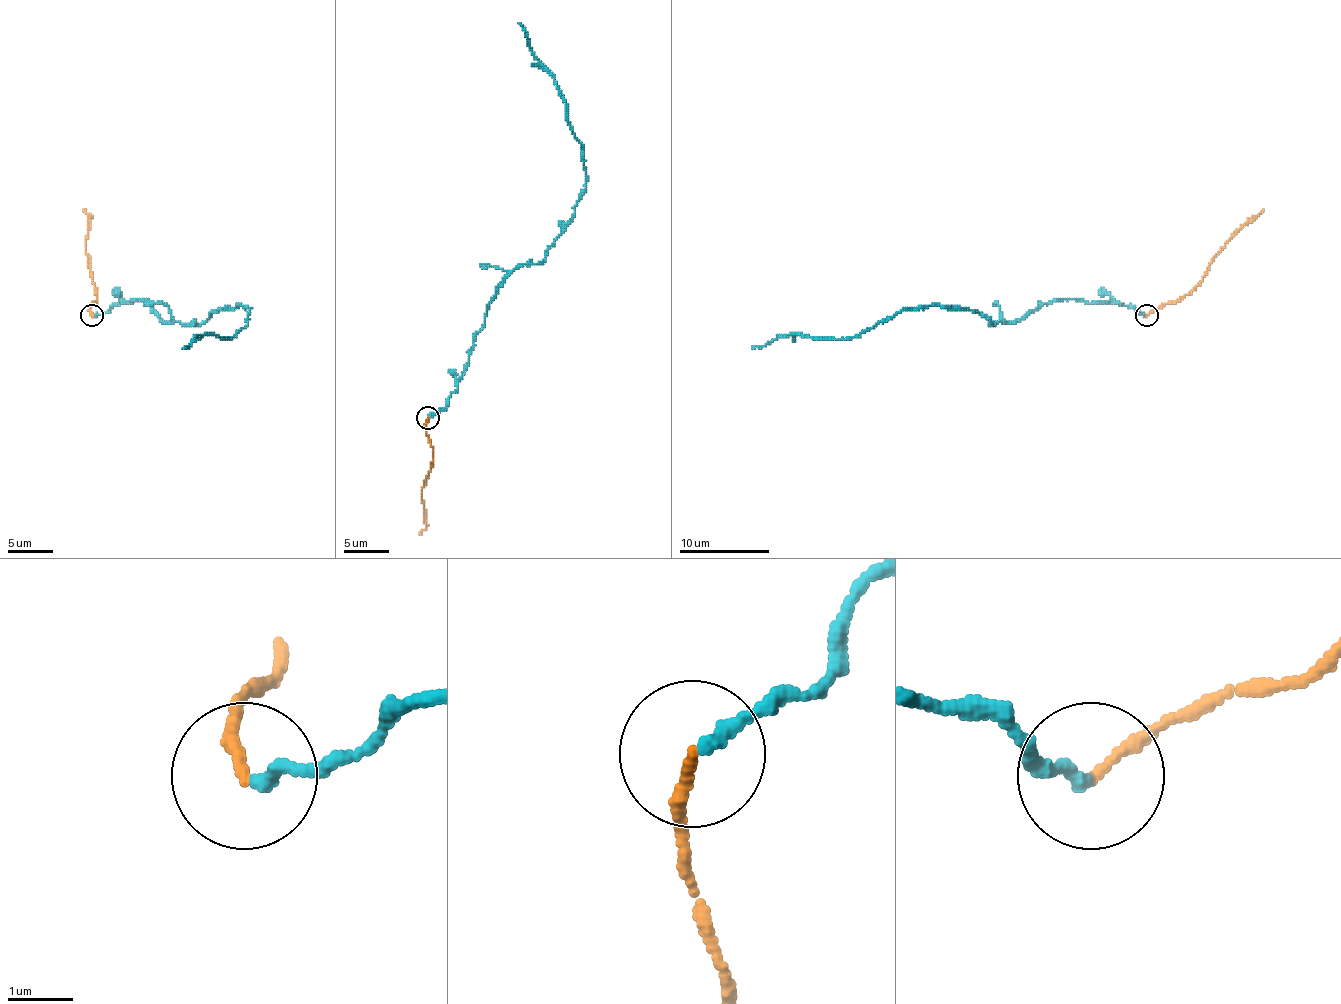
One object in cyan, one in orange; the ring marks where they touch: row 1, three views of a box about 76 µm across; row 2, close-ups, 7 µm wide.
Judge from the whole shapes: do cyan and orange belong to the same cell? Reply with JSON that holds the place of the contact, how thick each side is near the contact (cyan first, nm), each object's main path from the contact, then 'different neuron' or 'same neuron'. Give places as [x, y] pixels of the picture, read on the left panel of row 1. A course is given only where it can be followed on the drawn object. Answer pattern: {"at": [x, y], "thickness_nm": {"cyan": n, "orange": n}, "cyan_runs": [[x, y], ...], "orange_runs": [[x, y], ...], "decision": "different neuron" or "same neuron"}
{"at": [92, 315], "thickness_nm": {"cyan": 200, "orange": 170}, "cyan_runs": [[92, 315], [137, 299], [164, 321], [202, 324], [218, 310], [250, 310], [232, 339], [198, 335], [182, 348]], "orange_runs": [[92, 315], [90, 306], [97, 299], [90, 256], [85, 251], [90, 215], [83, 209]], "decision": "different neuron"}

